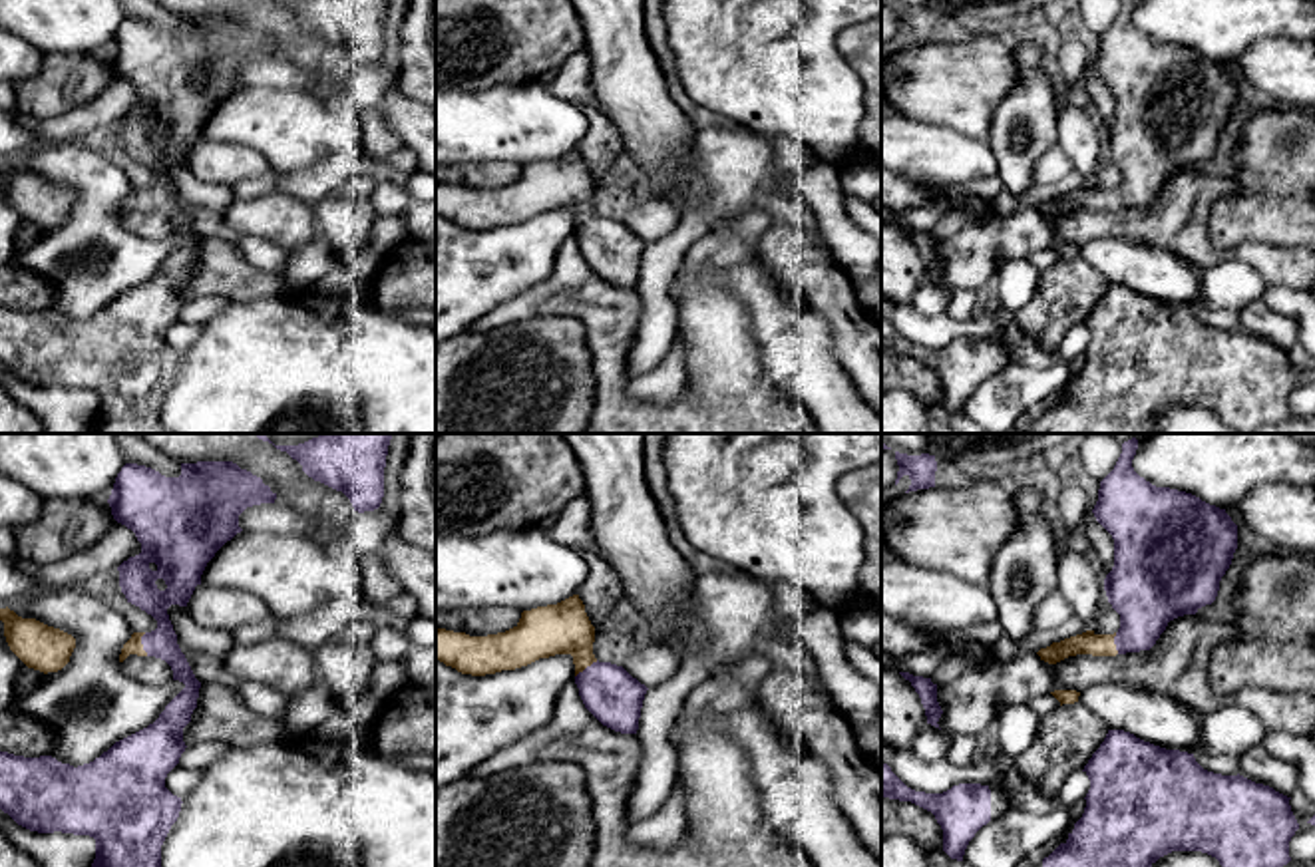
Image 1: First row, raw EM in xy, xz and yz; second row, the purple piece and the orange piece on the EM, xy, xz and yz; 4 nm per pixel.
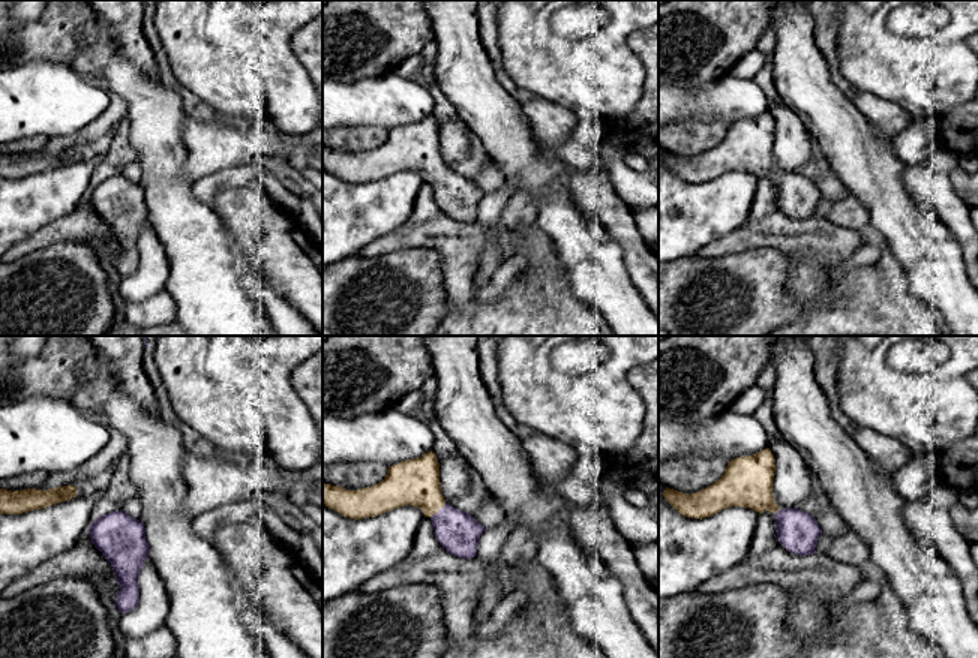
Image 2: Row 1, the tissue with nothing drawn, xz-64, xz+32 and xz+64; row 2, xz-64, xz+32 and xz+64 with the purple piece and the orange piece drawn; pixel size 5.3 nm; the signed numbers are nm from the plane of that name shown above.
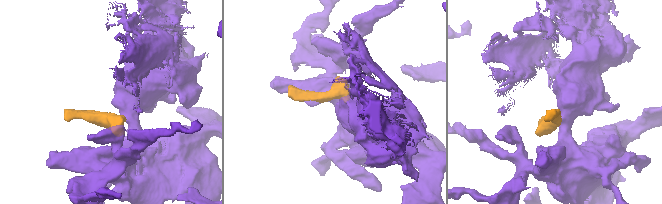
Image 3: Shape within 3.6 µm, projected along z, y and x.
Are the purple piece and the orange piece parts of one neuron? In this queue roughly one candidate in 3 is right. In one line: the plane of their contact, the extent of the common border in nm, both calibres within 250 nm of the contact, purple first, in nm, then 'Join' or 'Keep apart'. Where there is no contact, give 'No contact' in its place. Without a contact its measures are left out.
Touches purple in xy. Shared border 100 nm. Thickness 140 nm (purple) against 70 nm. Join

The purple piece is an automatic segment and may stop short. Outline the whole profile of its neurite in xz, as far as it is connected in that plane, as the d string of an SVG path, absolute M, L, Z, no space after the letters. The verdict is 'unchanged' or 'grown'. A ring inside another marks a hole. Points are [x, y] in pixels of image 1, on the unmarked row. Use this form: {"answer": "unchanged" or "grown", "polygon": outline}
{"answer": "grown", "polygon": "M579 149L557 159L523 165L519 177L497 189L470 191L436 183L436 215L462 229L485 231L501 225L515 225L539 213L571 209L575 219L575 239L585 262L607 282L621 288L637 288L647 241L633 233L623 221L599 217L593 209L595 181L591 179Z"}

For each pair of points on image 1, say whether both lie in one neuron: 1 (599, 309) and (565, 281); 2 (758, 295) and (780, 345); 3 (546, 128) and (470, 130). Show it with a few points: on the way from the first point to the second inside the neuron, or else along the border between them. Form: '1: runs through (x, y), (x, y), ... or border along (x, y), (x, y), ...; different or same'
1: runs through (591, 301), (573, 289); same
2: runs through (770, 307), (780, 319), (780, 333); same
3: runs through (528, 128), (488, 128); same

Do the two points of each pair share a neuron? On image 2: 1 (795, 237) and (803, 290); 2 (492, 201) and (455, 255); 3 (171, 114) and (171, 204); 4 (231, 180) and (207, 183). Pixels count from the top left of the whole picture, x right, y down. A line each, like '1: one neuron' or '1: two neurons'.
1: one neuron
2: two neurons
3: one neuron
4: one neuron

